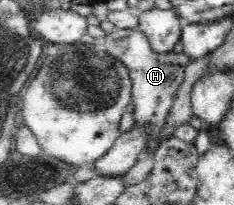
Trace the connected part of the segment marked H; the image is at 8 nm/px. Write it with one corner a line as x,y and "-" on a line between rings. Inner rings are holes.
115,27
110,33
105,34
106,52
118,58
128,67
132,79
132,100
134,110
131,114
134,125
144,125
148,129
148,142
144,149
151,154
156,152
159,130
164,126
166,117
173,105
179,86
185,77
185,68
189,63
186,53
156,53
148,41
148,37
142,31
136,29
119,29

